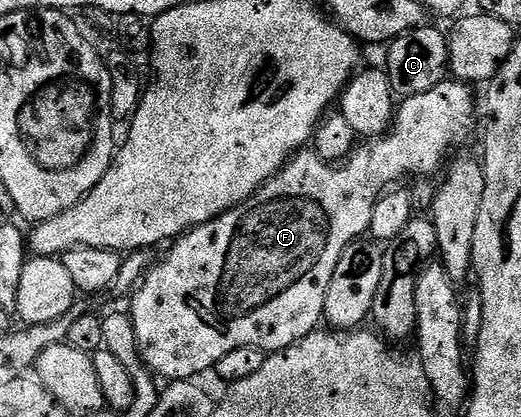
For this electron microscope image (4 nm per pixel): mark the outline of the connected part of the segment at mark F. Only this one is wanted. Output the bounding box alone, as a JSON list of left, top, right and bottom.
[131,79,479,382]

